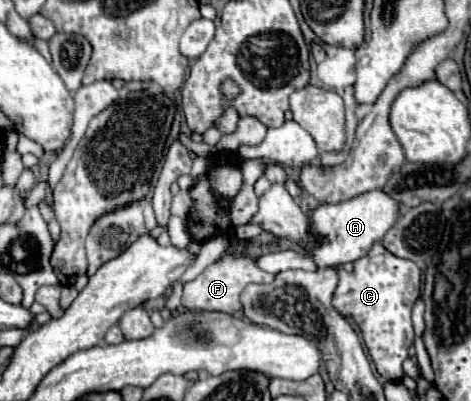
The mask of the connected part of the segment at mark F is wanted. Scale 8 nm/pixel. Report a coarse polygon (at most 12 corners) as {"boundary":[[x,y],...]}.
{"boundary":[[224,255],[184,285],[190,311],[240,309],[248,283],[274,275],[256,261]]}

